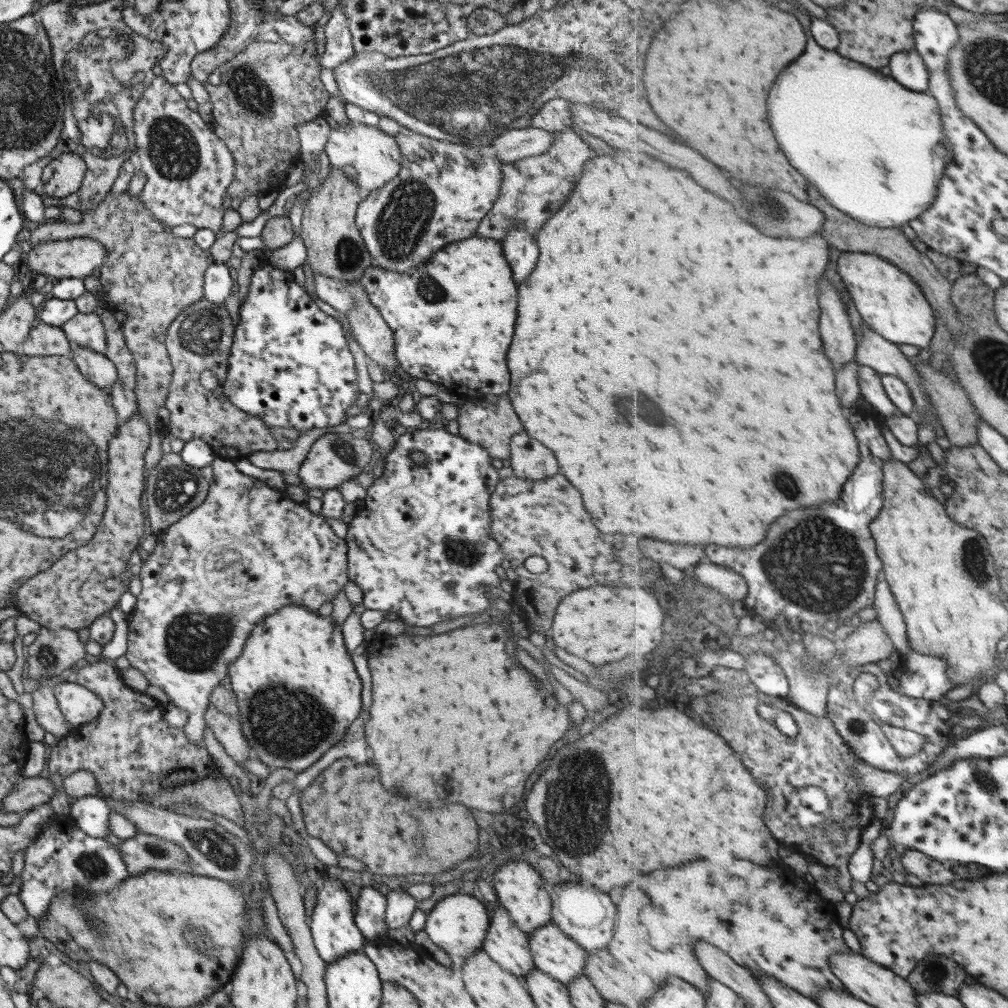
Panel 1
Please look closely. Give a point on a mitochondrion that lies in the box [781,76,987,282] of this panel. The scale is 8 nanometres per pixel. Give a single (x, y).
(969, 139)

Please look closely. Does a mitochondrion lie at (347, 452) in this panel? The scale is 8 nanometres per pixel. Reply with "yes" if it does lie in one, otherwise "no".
yes

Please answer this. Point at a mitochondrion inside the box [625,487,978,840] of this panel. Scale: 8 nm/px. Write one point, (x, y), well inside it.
(826, 578)

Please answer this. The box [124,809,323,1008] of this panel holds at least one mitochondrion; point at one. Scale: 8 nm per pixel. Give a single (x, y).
(211, 945)

